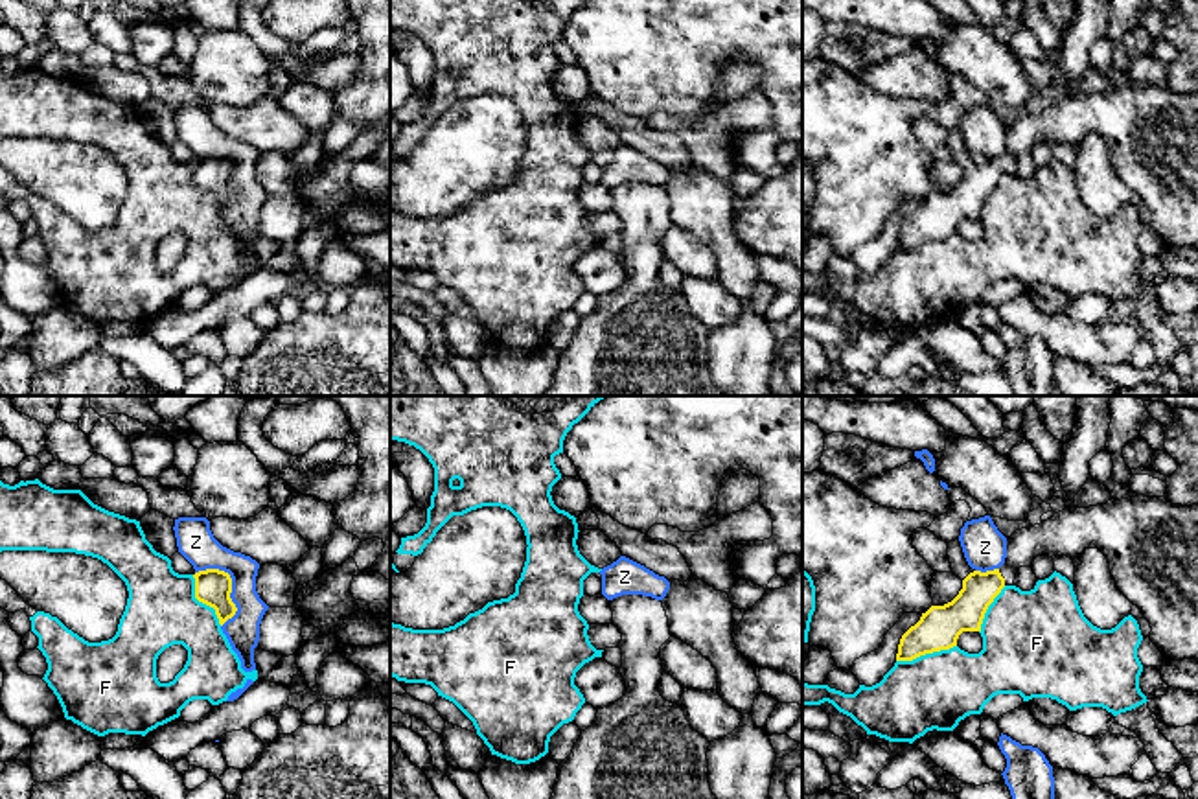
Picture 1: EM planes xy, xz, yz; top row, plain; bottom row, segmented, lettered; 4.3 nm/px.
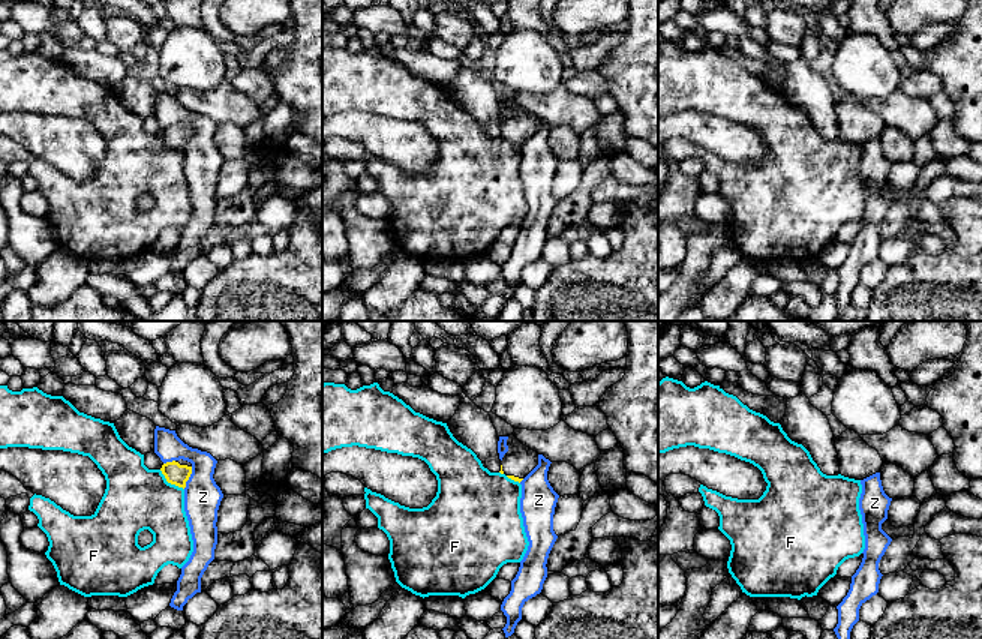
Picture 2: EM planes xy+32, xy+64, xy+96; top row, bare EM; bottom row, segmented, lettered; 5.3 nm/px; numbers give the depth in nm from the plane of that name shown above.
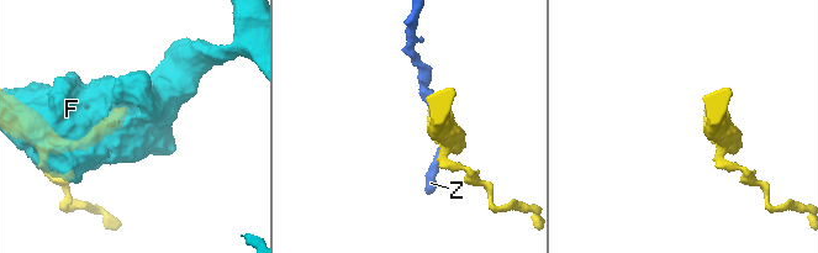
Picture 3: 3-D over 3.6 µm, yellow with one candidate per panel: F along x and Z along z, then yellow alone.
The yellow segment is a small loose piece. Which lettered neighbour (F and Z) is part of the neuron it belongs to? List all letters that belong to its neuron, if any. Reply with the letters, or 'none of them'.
none of them

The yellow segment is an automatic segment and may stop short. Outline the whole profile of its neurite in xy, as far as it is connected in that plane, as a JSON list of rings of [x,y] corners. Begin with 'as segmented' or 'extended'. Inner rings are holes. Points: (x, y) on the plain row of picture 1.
as segmented; [[[206,156],[193,162],[195,166],[195,186],[215,197],[219,212],[223,214],[237,199],[230,186],[232,166],[228,160],[219,156]]]

